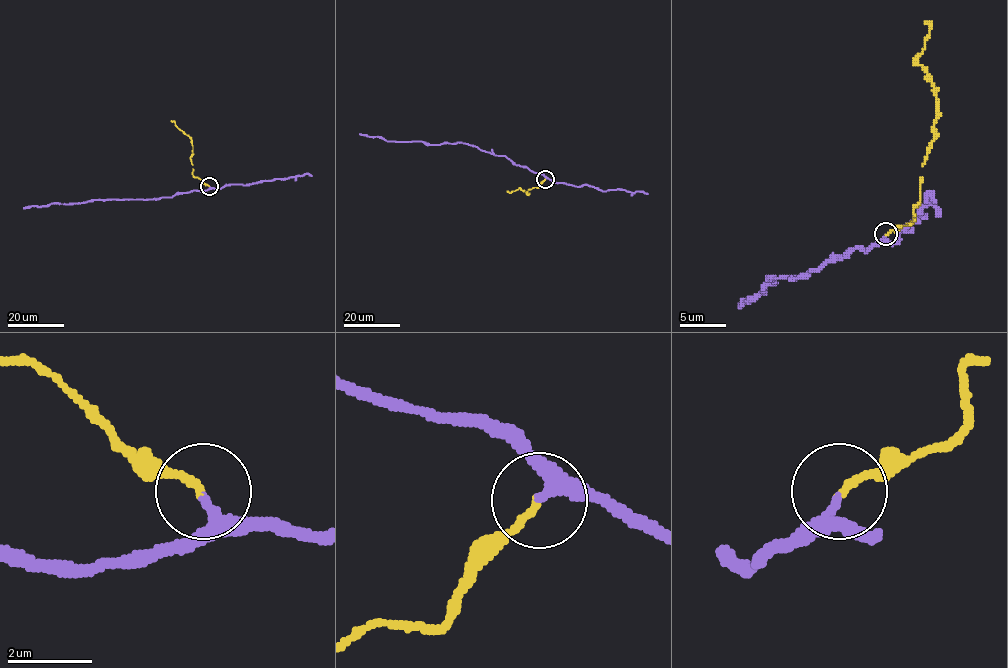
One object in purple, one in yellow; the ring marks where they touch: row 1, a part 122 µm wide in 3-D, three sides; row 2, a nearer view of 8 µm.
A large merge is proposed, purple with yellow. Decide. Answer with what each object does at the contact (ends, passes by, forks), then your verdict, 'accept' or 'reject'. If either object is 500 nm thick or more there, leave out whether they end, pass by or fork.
purple ends | yellow ends | accept

